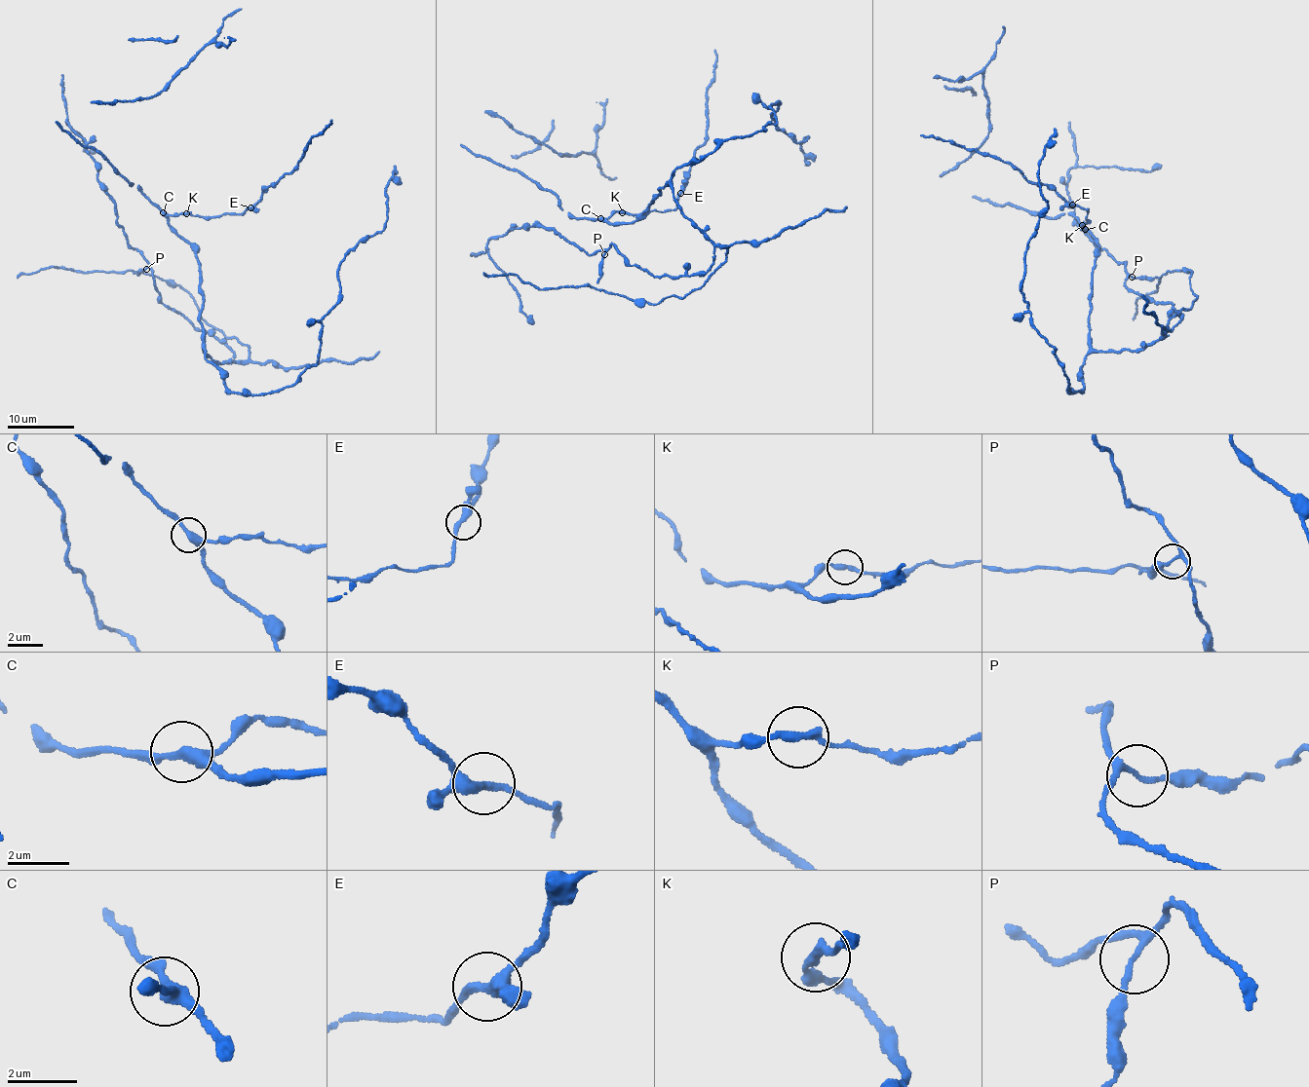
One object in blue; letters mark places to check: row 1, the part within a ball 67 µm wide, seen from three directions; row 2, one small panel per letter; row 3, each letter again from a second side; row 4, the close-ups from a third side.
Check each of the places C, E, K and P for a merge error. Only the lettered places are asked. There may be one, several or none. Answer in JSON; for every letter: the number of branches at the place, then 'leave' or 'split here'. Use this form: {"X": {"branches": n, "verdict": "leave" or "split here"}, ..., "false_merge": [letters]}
{"C": {"branches": 3, "verdict": "leave"}, "E": {"branches": 3, "verdict": "leave"}, "K": {"branches": 2, "verdict": "leave"}, "P": {"branches": 3, "verdict": "leave"}, "false_merge": []}

